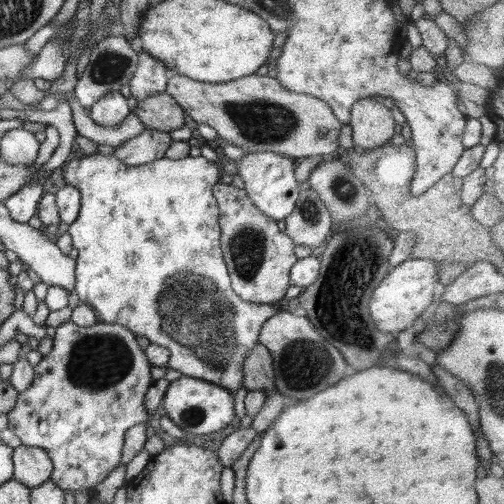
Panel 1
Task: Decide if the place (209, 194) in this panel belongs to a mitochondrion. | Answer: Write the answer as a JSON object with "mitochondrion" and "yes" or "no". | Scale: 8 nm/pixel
{"mitochondrion":"no"}

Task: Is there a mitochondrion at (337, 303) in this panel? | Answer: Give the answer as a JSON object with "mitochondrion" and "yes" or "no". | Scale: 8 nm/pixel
{"mitochondrion":"yes"}

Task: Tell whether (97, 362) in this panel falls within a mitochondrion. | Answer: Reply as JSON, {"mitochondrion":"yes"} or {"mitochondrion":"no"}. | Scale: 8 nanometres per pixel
{"mitochondrion":"yes"}

